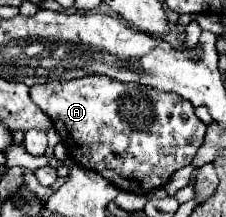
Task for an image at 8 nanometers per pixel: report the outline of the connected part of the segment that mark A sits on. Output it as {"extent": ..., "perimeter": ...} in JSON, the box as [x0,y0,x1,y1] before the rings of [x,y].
{"extent":[31,75,207,193],"perimeter":[[[87,75],[81,79],[53,81],[31,87],[31,99],[55,121],[53,125],[61,135],[61,141],[67,145],[71,159],[85,169],[101,173],[113,185],[135,193],[147,193],[165,185],[177,169],[189,165],[201,147],[207,129],[207,125],[195,115],[193,105],[177,97],[177,93],[163,93],[147,85],[113,81],[105,75]]]}

